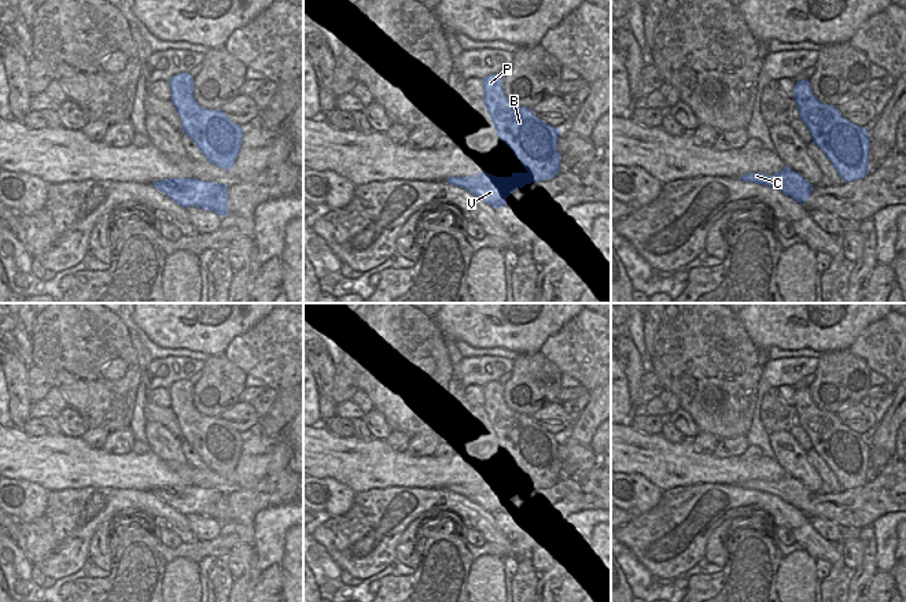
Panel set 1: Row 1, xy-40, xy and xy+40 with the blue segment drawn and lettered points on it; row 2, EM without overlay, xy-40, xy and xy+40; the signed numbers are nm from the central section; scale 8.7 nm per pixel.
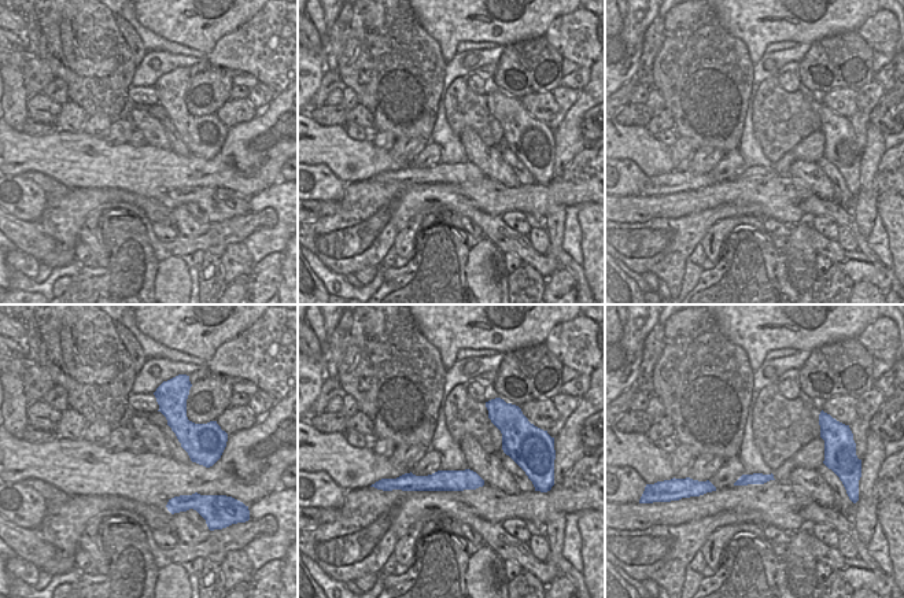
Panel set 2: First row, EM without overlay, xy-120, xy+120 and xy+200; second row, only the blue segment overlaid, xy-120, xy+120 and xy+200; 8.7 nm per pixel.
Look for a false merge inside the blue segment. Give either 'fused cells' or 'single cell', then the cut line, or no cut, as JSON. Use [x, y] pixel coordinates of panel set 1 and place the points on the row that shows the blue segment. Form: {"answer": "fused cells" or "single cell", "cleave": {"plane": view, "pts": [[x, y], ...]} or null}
{"answer": "fused cells", "cleave": {"plane": "xy", "pts": [[527, 170], [533, 181]]}}

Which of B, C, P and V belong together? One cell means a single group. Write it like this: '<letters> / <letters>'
B P / C V

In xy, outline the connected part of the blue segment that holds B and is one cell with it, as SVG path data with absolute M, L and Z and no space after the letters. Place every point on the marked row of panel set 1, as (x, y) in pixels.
M498 74L483 78L482 99L497 136L515 152L533 182L556 177L561 162L557 152L561 130L541 121L530 108L508 100Z

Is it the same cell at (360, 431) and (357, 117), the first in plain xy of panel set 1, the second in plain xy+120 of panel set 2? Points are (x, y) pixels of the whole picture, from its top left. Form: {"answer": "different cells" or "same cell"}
{"answer": "different cells"}

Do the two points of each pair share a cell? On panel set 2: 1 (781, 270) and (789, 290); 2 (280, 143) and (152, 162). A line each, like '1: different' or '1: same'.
1: same
2: same

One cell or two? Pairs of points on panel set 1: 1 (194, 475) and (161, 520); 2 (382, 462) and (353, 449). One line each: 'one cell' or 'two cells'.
1: two cells
2: one cell

